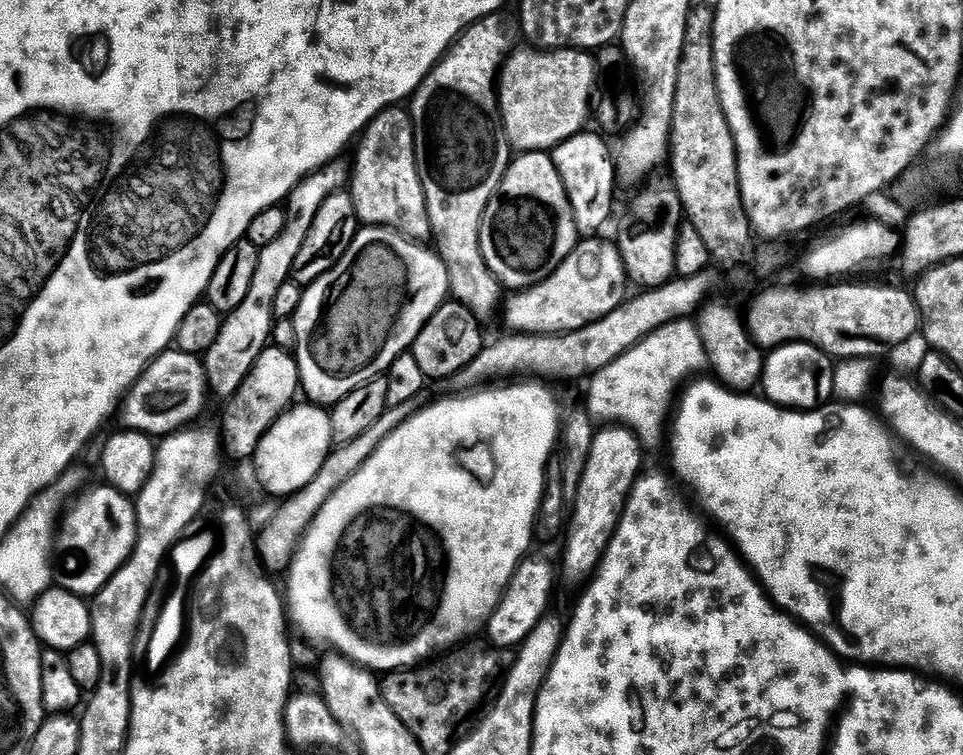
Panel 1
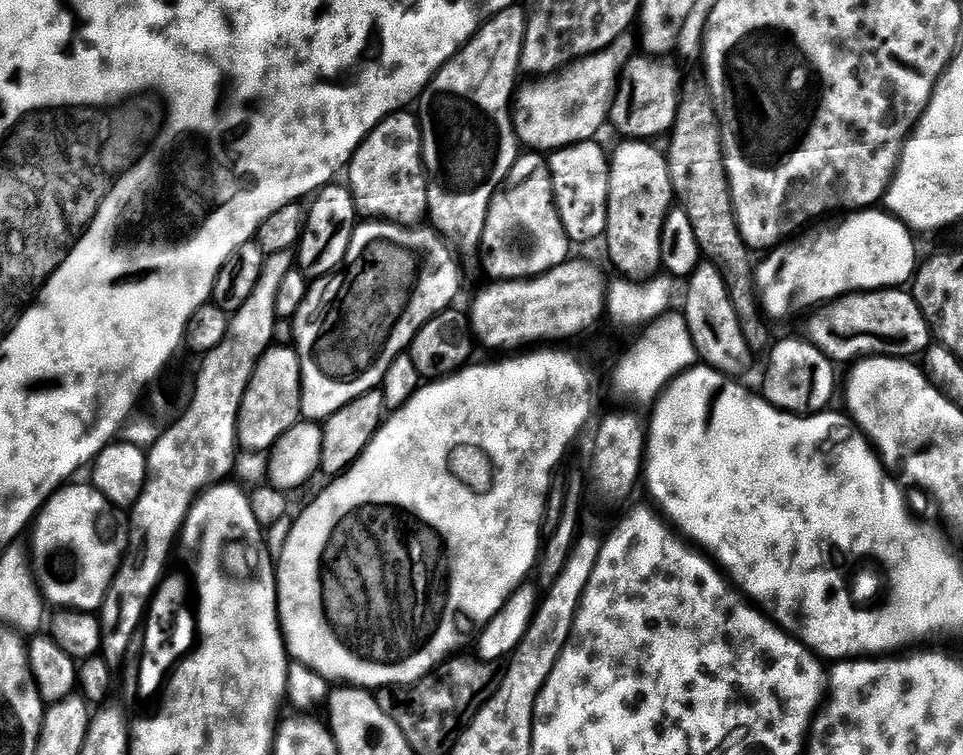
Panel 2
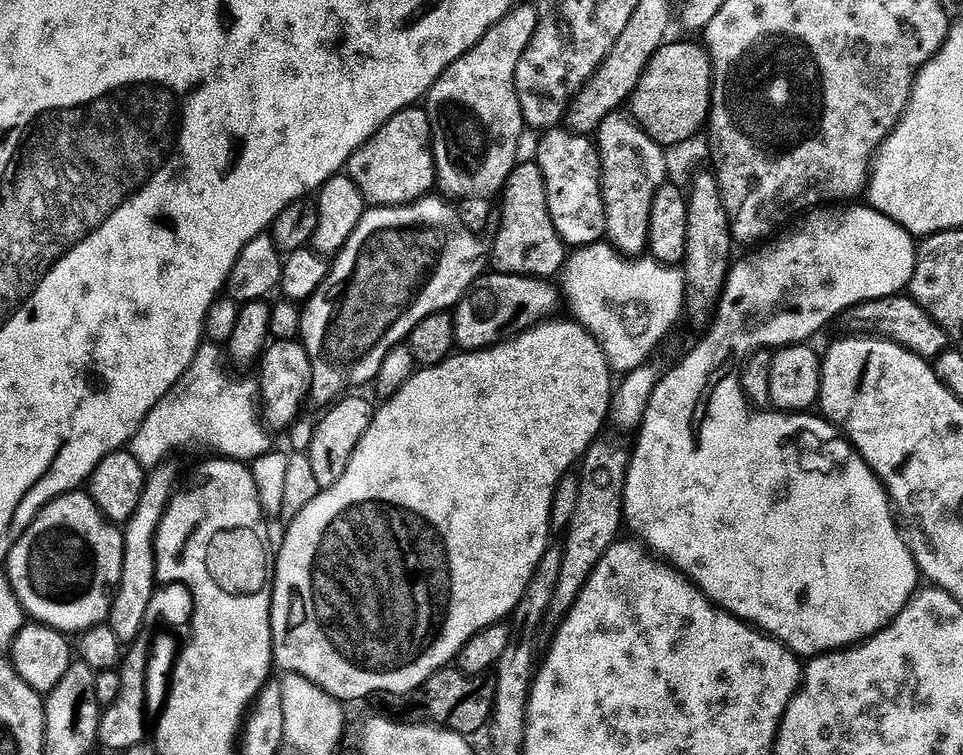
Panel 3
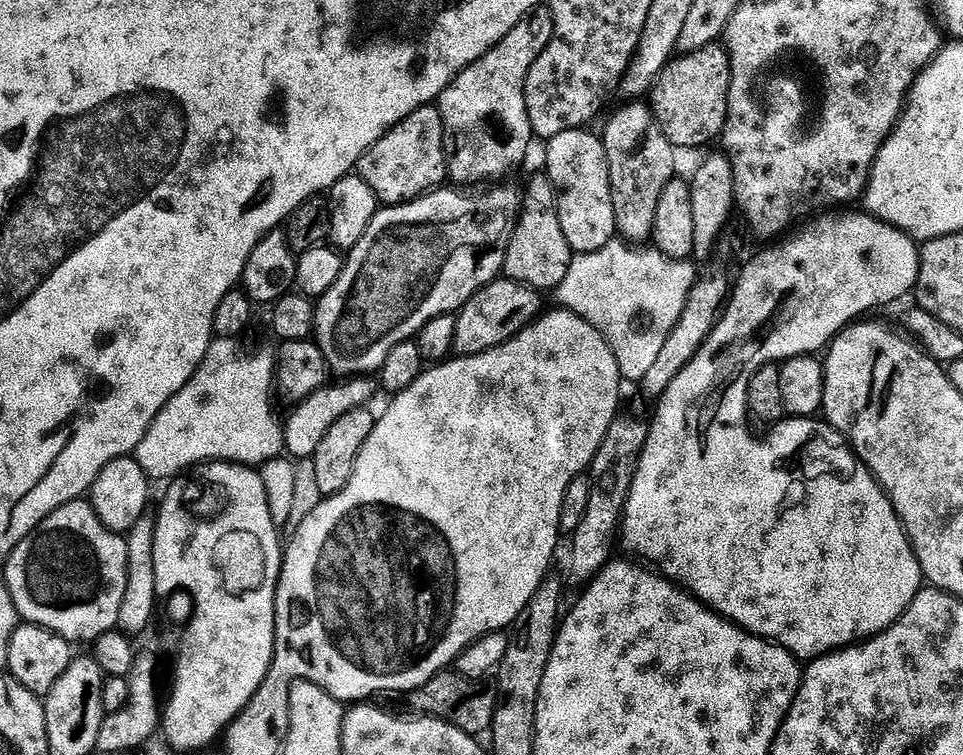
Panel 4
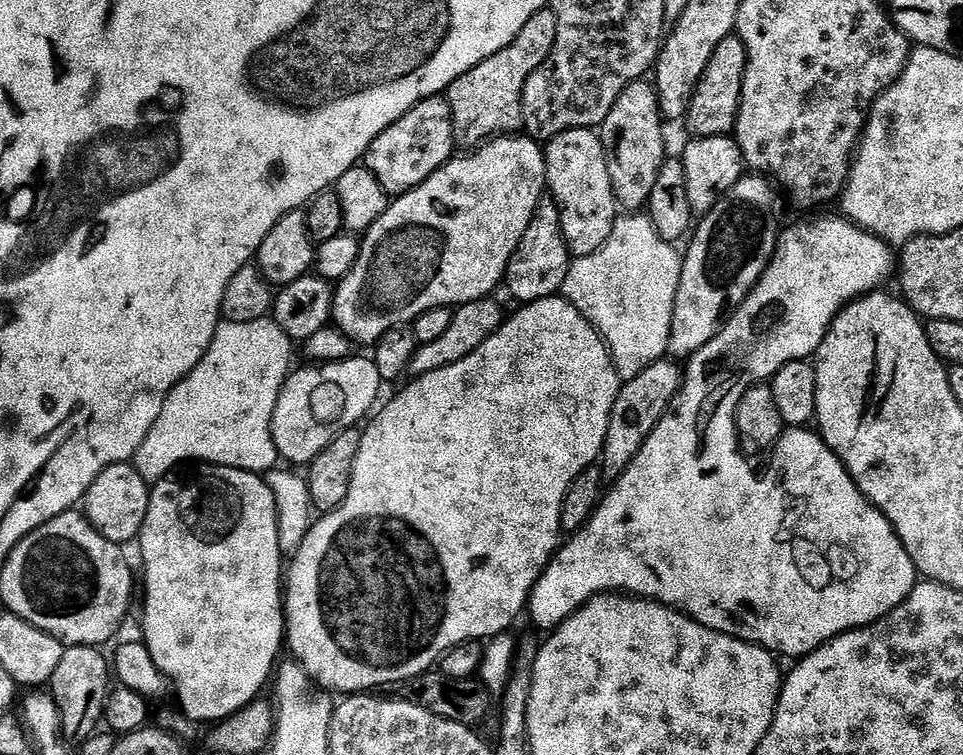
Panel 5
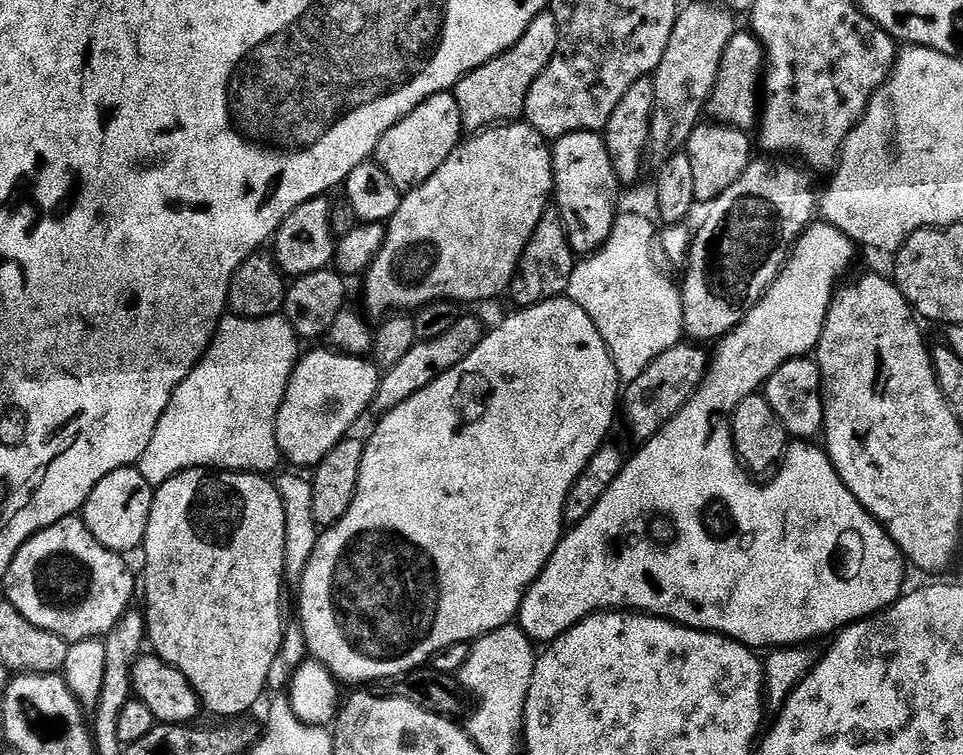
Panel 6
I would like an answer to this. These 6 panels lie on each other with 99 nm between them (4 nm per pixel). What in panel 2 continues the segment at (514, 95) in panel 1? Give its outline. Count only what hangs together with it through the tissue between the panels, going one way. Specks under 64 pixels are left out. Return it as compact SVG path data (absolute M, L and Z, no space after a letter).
M631 31L624 32L610 47L577 60L559 74L540 83L528 82L532 84L525 88L523 85L515 93L512 121L516 127L516 139L525 149L551 154L557 148L587 144L599 137L596 135L603 130L604 124L606 128L609 123L620 76L638 52L637 37L635 40L632 35Z

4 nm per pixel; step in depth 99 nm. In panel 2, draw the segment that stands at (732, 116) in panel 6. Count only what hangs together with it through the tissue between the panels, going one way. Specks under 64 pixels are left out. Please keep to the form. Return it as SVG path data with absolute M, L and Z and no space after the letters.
M637 54L632 57L620 76L620 86L612 103L611 127L616 127L621 137L629 140L655 141L655 136L667 137L675 126L676 115L682 101L680 72L656 54Z

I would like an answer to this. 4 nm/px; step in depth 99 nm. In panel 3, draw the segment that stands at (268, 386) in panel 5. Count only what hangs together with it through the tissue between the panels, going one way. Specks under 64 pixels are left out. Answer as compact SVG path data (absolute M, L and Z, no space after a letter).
M201 343L188 373L164 395L154 410L150 410L150 414L146 414L130 445L132 456L138 458L145 470L159 468L171 457L168 456L171 452L186 447L196 439L209 440L220 450L221 457L241 462L253 462L273 451L273 437L266 431L257 405L254 400L252 405L251 398L244 396L238 385L228 381L220 352L215 344Z

